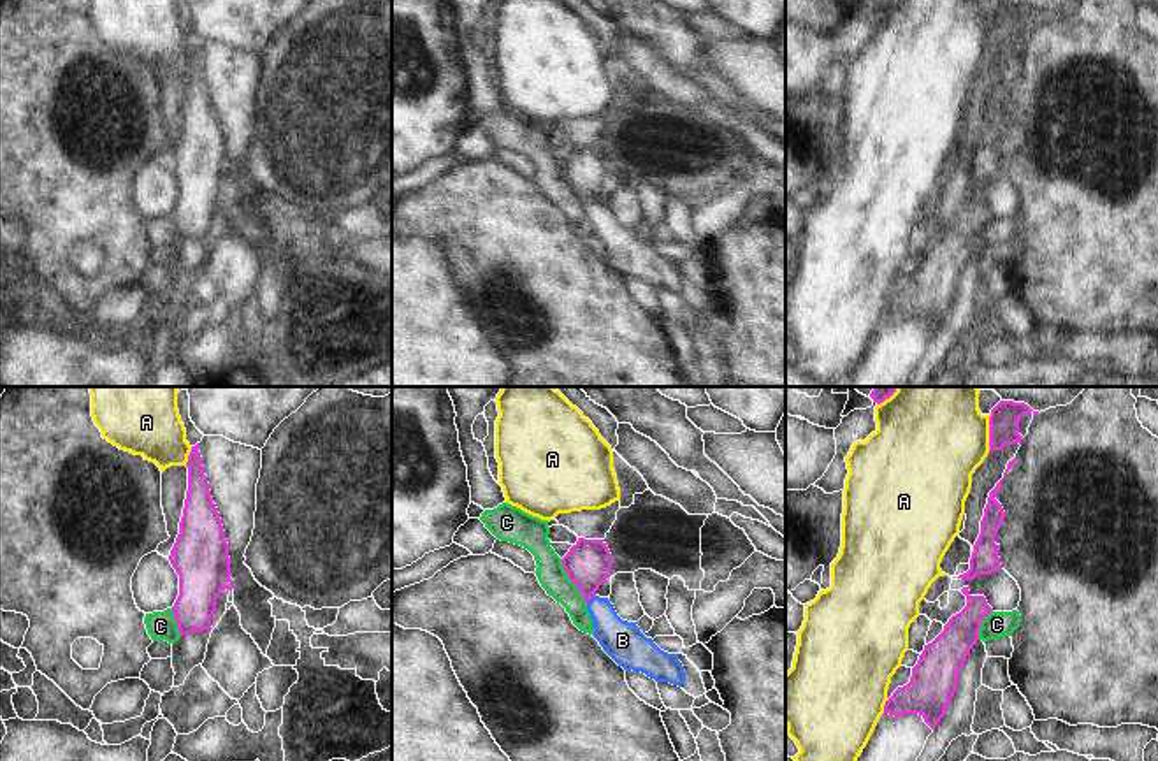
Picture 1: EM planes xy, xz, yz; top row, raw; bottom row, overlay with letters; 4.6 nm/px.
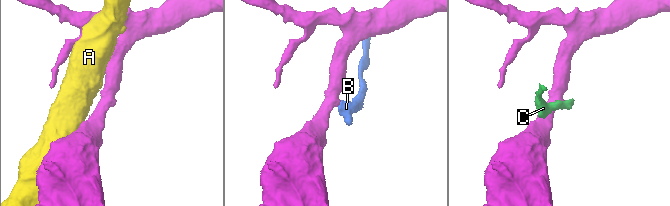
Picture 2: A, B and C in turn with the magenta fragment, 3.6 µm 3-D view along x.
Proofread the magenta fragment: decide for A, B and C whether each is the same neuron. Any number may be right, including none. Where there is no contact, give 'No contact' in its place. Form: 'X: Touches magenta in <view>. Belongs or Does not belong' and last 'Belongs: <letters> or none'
A: Touches magenta in yz. Does not belong
B: Touches magenta in xz. Belongs
C: Touches magenta in xz. Does not belong
Belongs: B

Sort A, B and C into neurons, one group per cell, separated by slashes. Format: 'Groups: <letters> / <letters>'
Groups: A / B / C

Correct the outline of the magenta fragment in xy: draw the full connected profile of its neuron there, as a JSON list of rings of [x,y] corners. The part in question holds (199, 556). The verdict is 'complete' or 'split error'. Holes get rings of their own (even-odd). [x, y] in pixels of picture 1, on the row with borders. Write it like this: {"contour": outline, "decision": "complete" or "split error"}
{"contour": [[[199,443],[188,455],[188,490],[179,522],[179,534],[169,561],[179,575],[179,596],[172,606],[179,638],[211,627],[216,599],[223,589],[234,589],[228,543],[207,476]]], "decision": "complete"}

